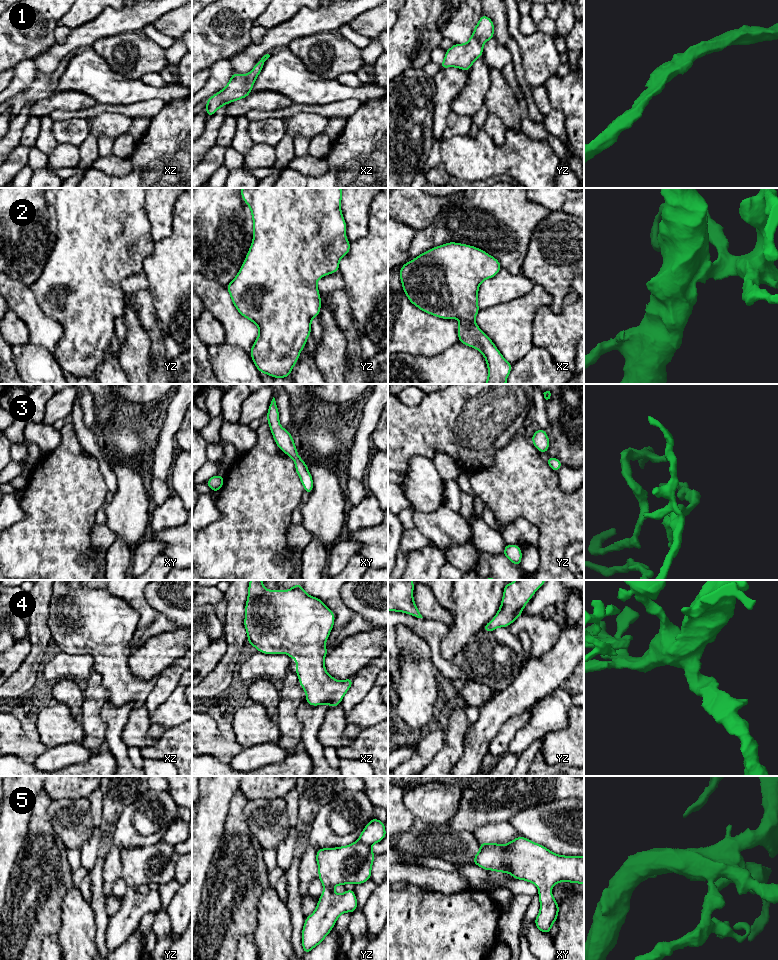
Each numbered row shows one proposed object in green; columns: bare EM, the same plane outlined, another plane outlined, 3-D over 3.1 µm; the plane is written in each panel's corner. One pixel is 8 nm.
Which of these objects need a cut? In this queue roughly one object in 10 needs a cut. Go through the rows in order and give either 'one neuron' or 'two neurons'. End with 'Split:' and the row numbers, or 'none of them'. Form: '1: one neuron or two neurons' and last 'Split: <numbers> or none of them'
1: one neuron
2: one neuron
3: one neuron
4: one neuron
5: one neuron
Split: none of them

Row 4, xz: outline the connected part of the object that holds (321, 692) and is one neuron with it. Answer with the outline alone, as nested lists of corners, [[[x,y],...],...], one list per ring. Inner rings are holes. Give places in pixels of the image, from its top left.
[[[250,580],[245,605],[244,627],[247,642],[264,654],[286,654],[296,659],[296,671],[301,687],[306,692],[305,702],[311,706],[327,703],[338,706],[353,683],[353,677],[337,681],[325,669],[324,659],[329,652],[325,642],[333,628],[334,613],[319,598],[308,595],[301,584],[286,591],[266,590],[262,580]]]

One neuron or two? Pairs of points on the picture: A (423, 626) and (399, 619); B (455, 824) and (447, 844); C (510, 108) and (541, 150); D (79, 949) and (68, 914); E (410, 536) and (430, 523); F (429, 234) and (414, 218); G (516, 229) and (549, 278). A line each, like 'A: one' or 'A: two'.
A: one
B: two
C: two
D: one
E: two
F: two
G: two

